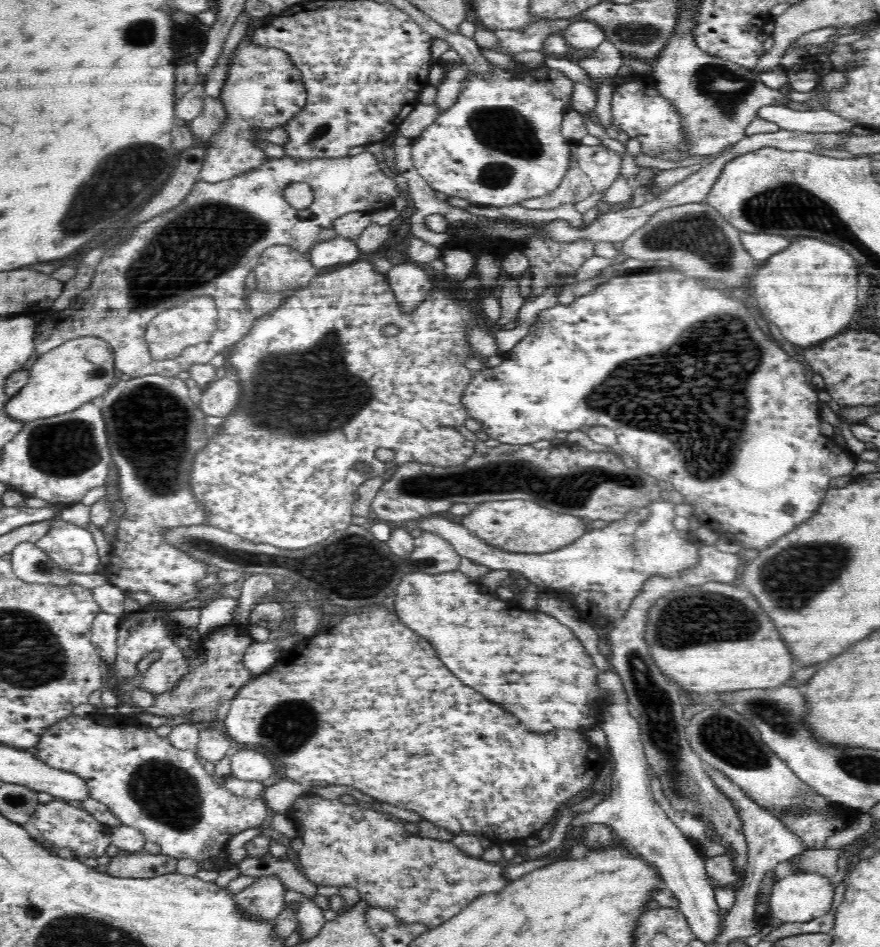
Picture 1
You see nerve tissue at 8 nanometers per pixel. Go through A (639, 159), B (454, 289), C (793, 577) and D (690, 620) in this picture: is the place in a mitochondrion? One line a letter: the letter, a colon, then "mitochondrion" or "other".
A: other
B: other
C: mitochondrion
D: mitochondrion

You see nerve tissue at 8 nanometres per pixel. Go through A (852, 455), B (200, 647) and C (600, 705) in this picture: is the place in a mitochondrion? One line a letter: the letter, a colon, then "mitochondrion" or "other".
A: other
B: other
C: other

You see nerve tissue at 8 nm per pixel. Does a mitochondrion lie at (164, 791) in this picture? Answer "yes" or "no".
yes

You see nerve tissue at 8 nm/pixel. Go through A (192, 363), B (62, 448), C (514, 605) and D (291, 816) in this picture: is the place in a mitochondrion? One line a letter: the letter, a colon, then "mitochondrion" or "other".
A: other
B: mitochondrion
C: other
D: other

